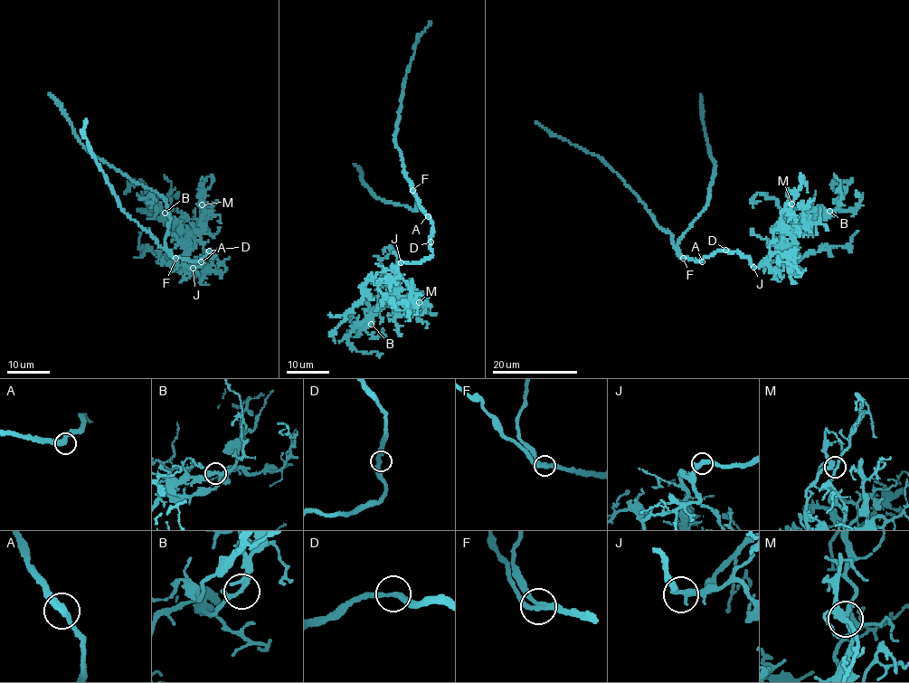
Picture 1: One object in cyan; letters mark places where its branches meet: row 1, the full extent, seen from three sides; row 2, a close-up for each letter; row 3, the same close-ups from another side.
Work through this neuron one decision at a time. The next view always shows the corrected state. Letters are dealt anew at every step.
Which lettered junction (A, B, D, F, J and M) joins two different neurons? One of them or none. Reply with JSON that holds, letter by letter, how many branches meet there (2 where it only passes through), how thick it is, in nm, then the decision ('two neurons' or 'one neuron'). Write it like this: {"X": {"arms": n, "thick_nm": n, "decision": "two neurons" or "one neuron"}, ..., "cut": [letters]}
{"A": {"arms": 2, "thick_nm": 320, "decision": "one neuron"}, "B": {"arms": 3, "thick_nm": 240, "decision": "one neuron"}, "D": {"arms": 2, "thick_nm": 300, "decision": "one neuron"}, "F": {"arms": 2, "thick_nm": 280, "decision": "one neuron"}, "J": {"arms": 2, "thick_nm": 280, "decision": "one neuron"}, "M": {"arms": 2, "thick_nm": 180, "decision": "one neuron"}, "cut": []}

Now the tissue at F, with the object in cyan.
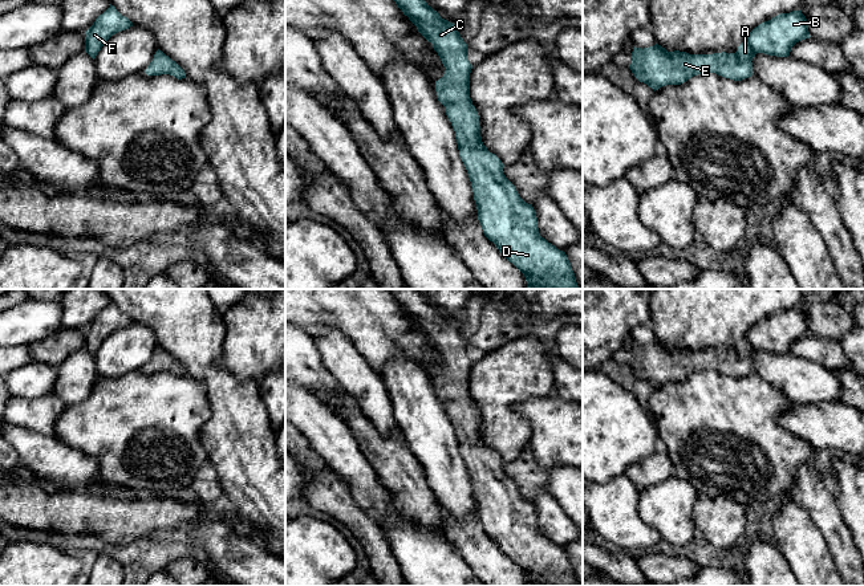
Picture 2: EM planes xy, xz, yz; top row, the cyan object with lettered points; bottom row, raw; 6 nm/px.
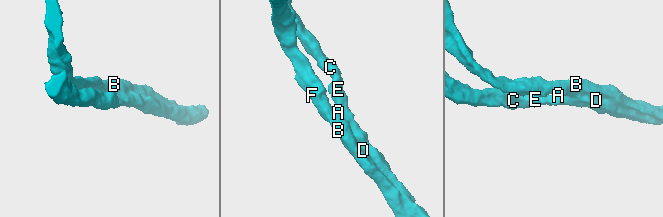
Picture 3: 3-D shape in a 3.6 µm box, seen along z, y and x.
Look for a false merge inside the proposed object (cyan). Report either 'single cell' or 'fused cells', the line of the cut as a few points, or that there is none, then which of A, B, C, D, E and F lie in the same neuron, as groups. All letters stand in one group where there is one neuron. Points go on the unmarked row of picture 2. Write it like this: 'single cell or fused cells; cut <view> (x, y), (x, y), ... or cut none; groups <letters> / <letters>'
single cell; cut none; groups A B C D E F

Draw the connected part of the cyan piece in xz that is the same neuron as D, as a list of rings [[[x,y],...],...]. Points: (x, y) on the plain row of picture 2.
[[[418,289],[388,290],[403,312],[417,323],[418,329],[433,341],[434,347],[446,365],[443,374],[435,378],[435,388],[438,398],[446,404],[446,412],[455,428],[459,453],[471,479],[478,517],[484,533],[524,571],[527,586],[579,586],[565,549],[540,533],[532,501],[526,500],[519,493],[515,483],[503,471],[504,461],[502,457],[490,449],[482,439],[479,412],[470,395],[472,362],[467,357],[467,341],[461,334],[455,321],[442,316]]]

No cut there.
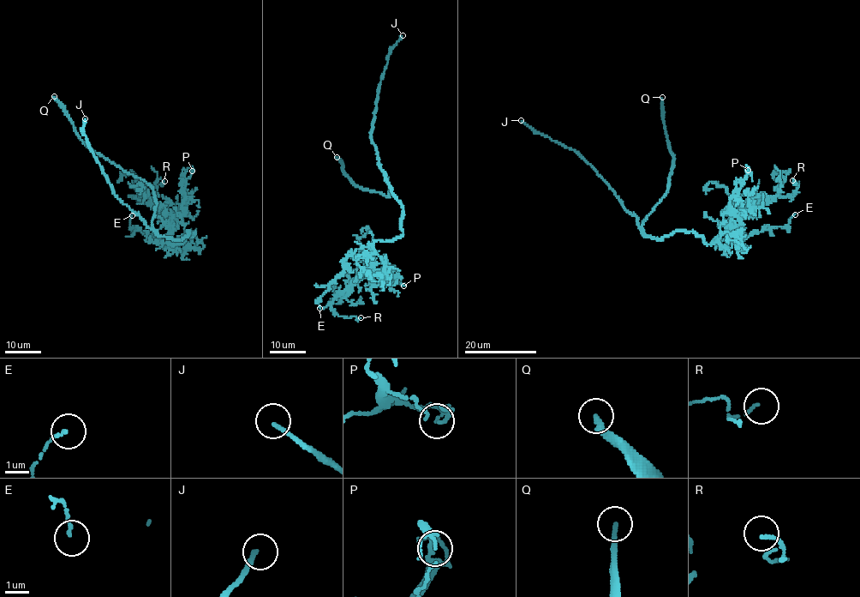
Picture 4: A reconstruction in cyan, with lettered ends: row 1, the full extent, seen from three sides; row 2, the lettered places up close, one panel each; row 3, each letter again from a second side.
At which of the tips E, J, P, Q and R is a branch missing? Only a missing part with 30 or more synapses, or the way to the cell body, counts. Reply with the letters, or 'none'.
J, Q

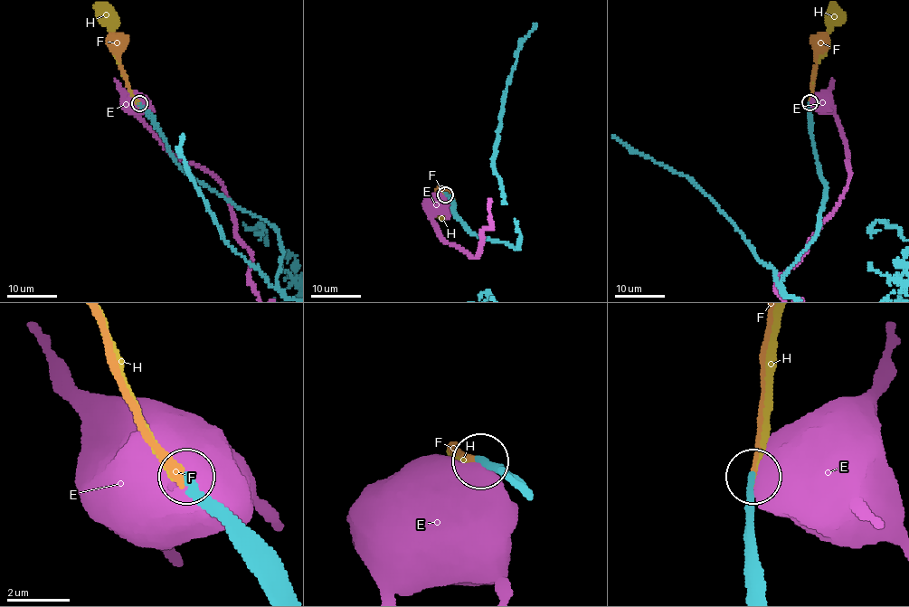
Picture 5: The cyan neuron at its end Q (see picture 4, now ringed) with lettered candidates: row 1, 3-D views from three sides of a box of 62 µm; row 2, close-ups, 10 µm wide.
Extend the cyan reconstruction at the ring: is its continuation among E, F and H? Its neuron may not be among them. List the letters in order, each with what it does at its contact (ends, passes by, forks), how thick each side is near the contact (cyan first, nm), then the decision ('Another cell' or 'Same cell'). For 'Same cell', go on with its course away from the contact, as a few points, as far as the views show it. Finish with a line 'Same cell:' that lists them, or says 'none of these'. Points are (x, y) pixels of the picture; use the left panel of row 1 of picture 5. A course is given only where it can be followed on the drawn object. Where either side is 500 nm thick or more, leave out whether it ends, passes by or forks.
E: Thickness 320 nm (cyan) against 1000 nm. Another cell
F: It ends there. Thickness 220 nm (cyan) against 240 nm. Same cell. Its course: (137, 104), (127, 86), (118, 60), (118, 43), (122, 41), (119, 40)
H: It ends there. Thickness 200 nm (cyan) against 240 nm. Another cell
Same cell: F

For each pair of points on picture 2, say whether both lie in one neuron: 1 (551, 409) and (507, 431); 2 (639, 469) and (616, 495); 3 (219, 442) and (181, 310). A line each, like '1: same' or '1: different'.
1: different
2: different
3: same

